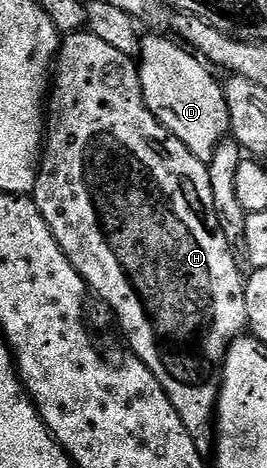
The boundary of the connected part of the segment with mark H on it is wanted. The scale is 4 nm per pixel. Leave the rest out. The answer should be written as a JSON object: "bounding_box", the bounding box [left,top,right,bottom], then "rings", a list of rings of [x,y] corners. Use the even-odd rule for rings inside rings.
{"bounding_box":[34,33,248,443],"rings":[[[69,33],[60,42],[54,62],[54,80],[51,82],[50,96],[46,101],[46,136],[40,167],[36,170],[34,200],[38,211],[42,211],[42,219],[46,219],[58,247],[68,256],[78,275],[82,275],[85,286],[91,292],[93,289],[96,292],[95,296],[109,306],[118,325],[120,321],[120,329],[132,348],[129,350],[139,361],[146,363],[154,379],[162,383],[170,403],[174,403],[174,411],[178,411],[182,423],[186,425],[186,431],[190,431],[190,435],[198,443],[211,442],[214,437],[216,400],[220,398],[220,379],[224,375],[224,356],[228,354],[229,344],[248,329],[244,294],[246,277],[243,272],[240,274],[241,262],[232,252],[230,243],[222,231],[222,223],[218,223],[218,215],[214,212],[214,191],[210,191],[207,164],[190,155],[186,143],[182,143],[148,110],[142,95],[137,62],[122,55],[122,51],[108,46],[93,33]]]}

